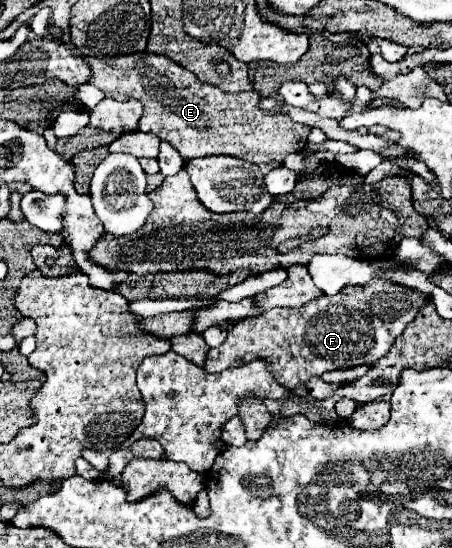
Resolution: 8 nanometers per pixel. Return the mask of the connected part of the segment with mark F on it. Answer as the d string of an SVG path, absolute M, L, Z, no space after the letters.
M383 278L371 280L367 286L345 286L335 296L321 296L303 304L301 308L273 308L257 318L247 318L245 322L237 322L229 328L227 340L219 348L211 348L205 370L207 372L223 372L227 368L243 366L253 360L265 360L273 378L291 390L295 396L307 394L307 382L311 376L321 376L329 370L345 370L353 366L371 366L381 356L385 356L395 338L405 330L405 326L417 316L419 308L427 302L425 296L417 296L415 290L393 284Z

